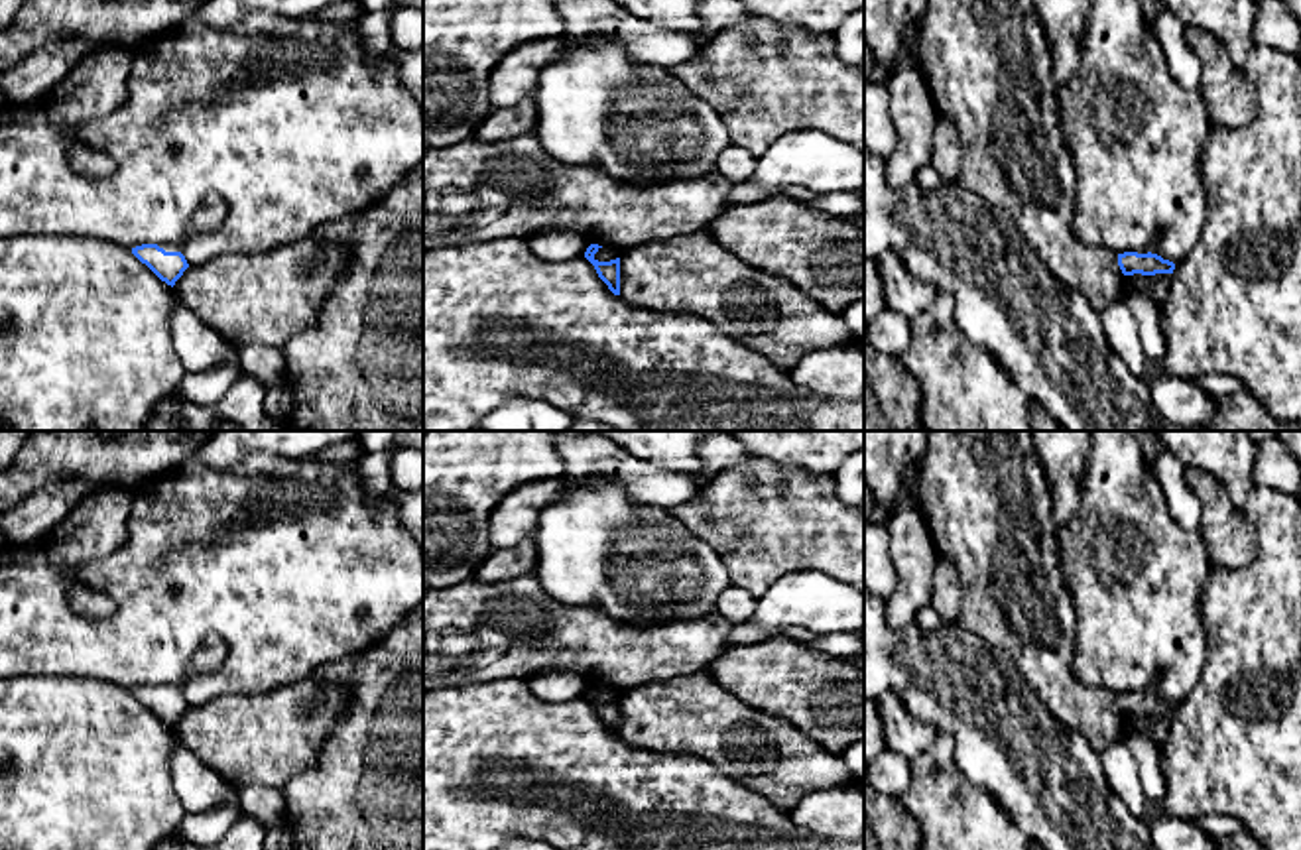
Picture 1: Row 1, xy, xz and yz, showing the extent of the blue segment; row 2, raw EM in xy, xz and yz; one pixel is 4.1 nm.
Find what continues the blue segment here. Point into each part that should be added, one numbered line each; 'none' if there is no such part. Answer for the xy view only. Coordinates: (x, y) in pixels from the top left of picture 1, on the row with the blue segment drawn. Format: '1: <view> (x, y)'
none

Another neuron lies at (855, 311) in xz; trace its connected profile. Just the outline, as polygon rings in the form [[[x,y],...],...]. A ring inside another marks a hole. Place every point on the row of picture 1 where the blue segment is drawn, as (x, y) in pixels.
[[[864,297],[846,307],[844,323],[852,336],[864,340]]]

